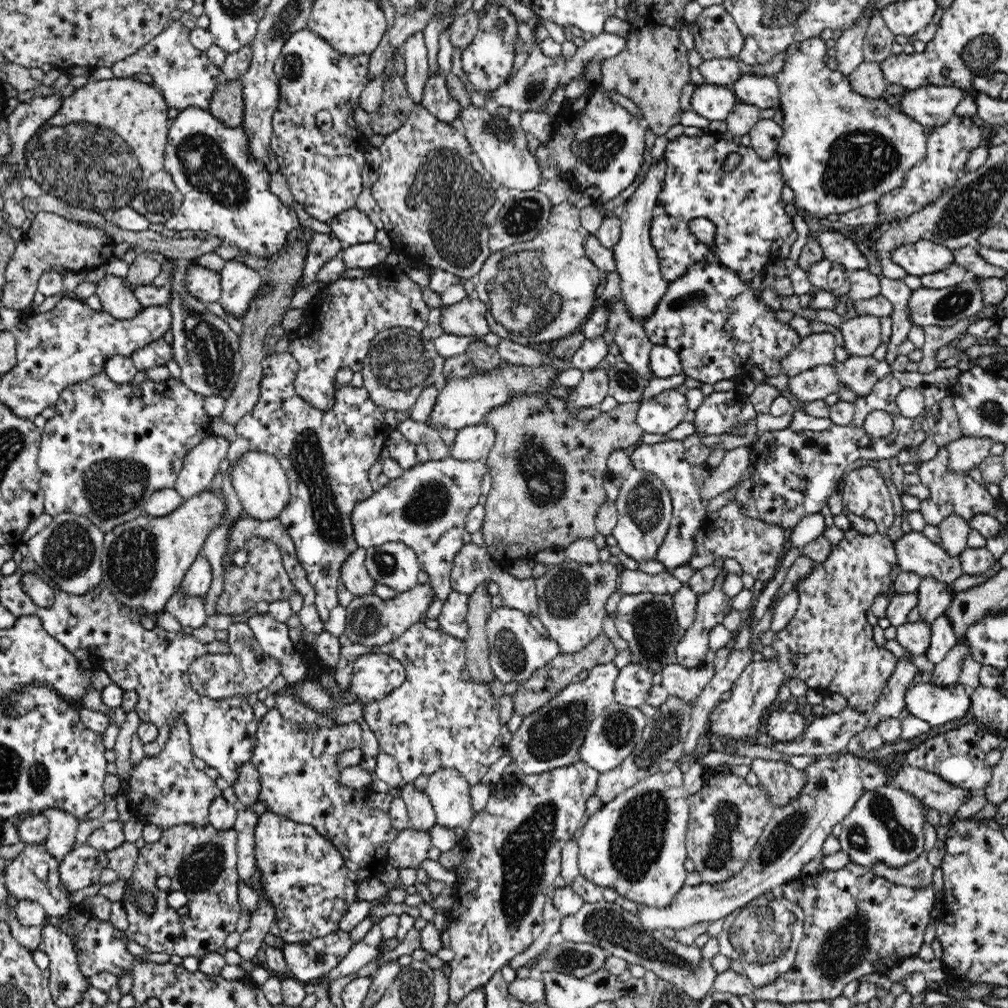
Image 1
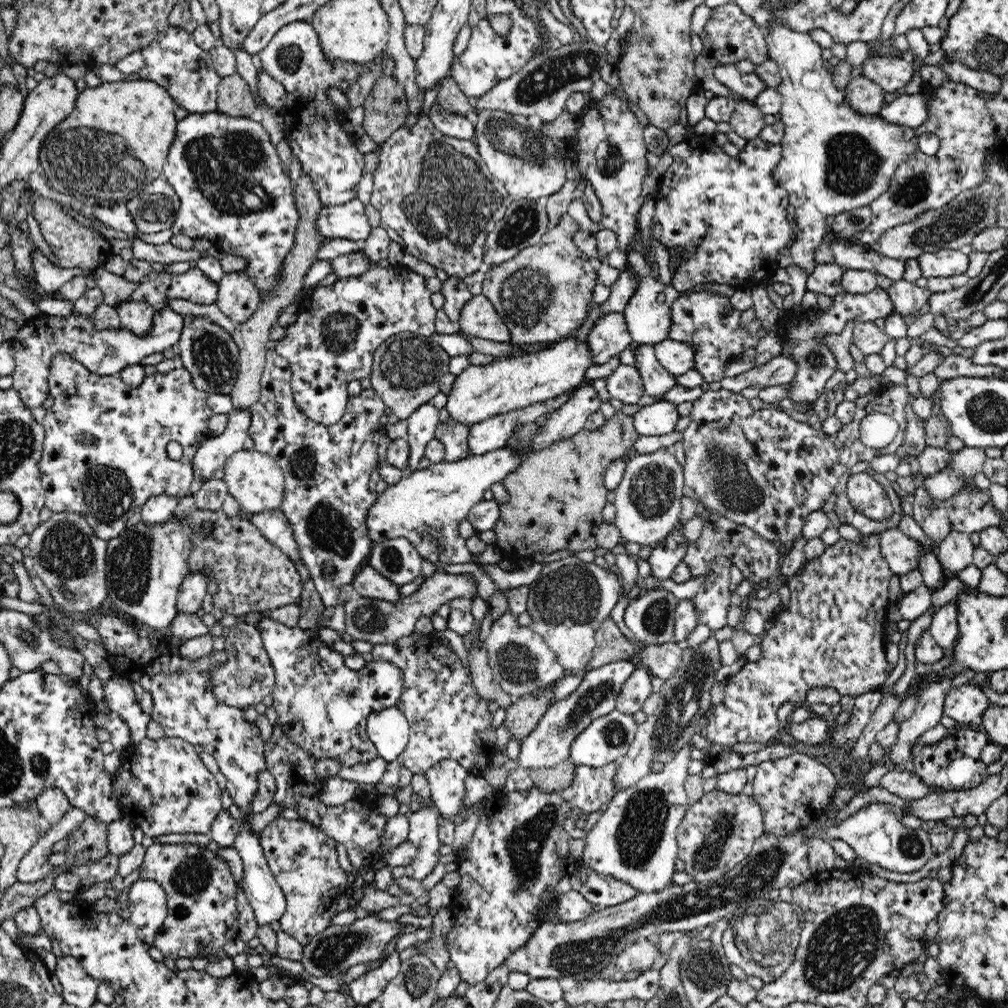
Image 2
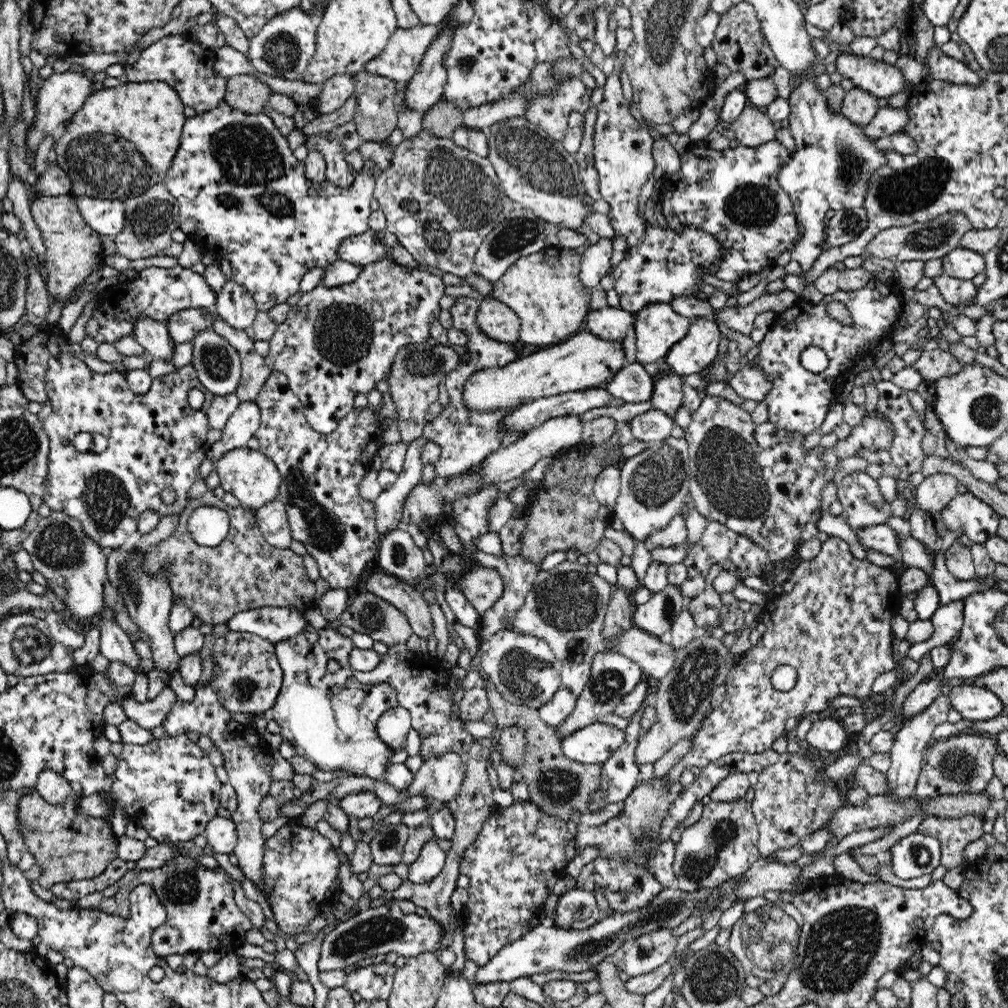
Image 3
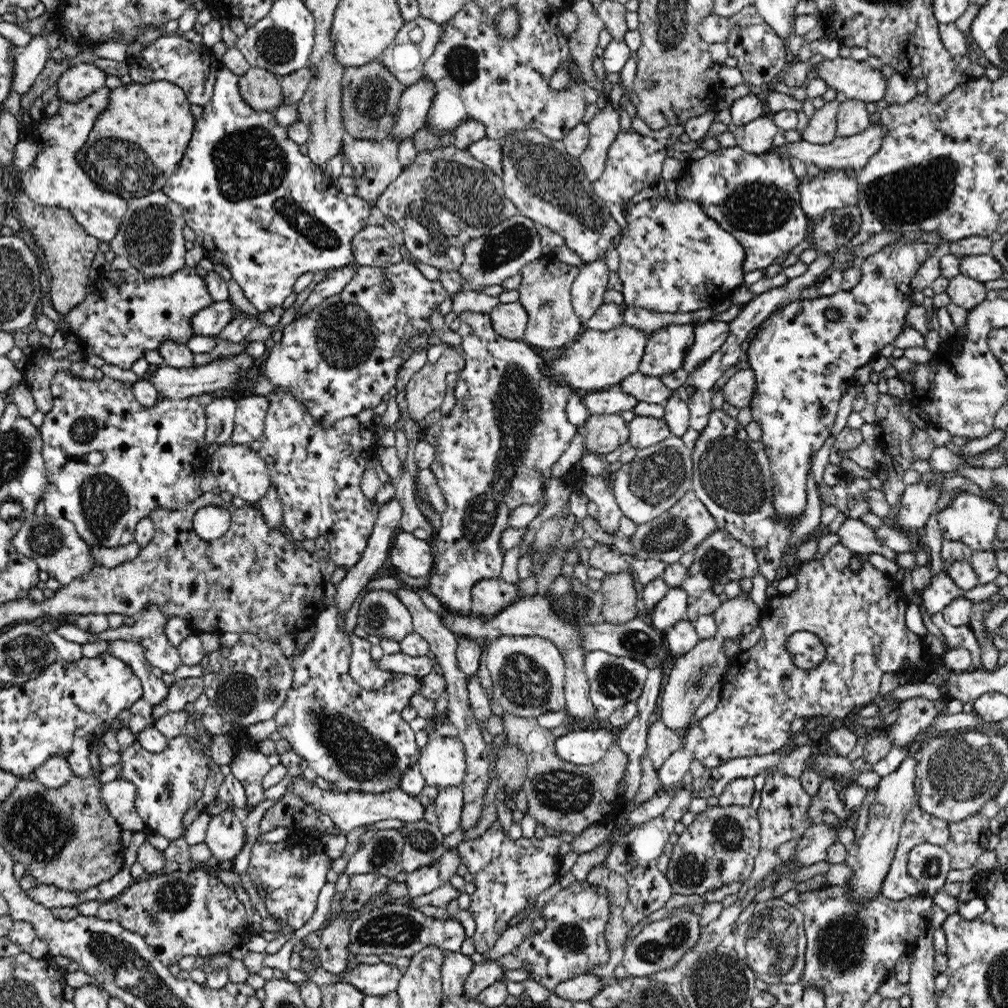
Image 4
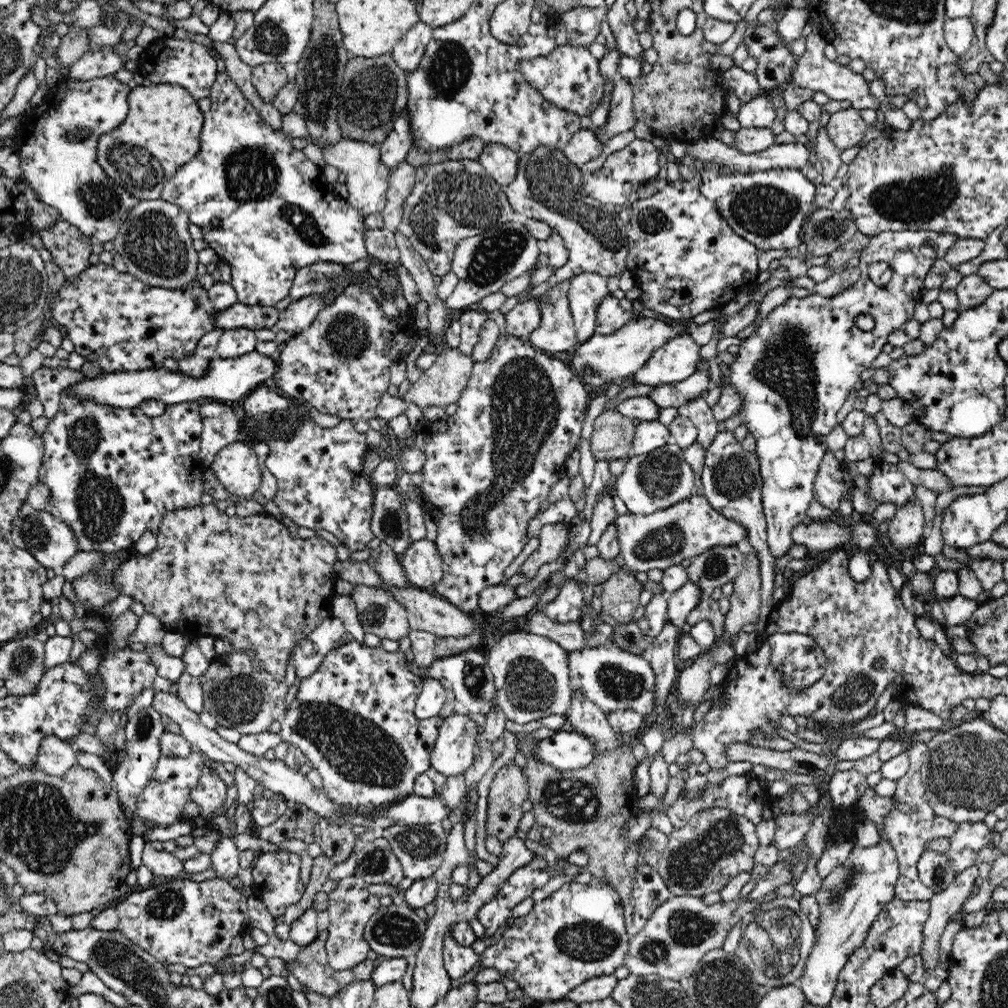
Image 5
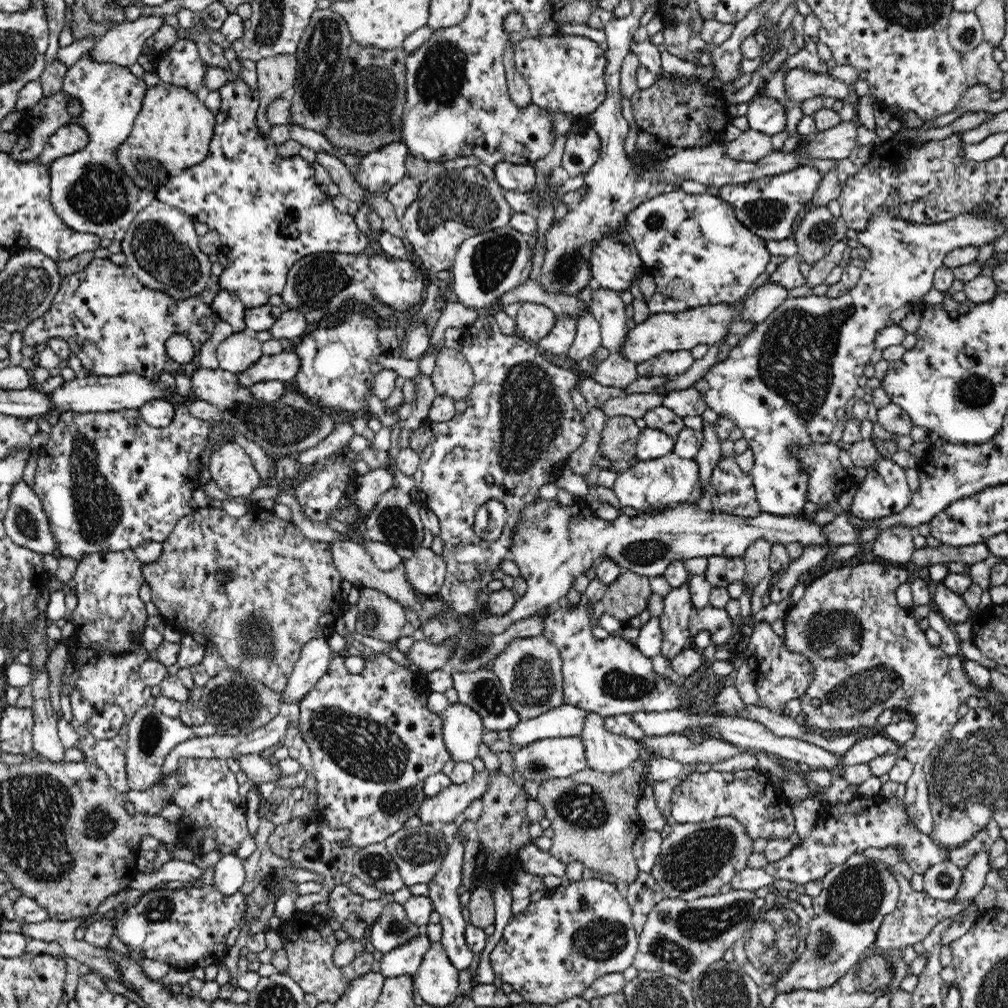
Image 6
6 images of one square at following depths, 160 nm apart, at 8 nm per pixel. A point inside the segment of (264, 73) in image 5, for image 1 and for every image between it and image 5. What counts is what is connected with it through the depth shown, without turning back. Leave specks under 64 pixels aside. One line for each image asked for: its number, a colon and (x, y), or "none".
1: (226, 105)
2: (234, 98)
3: (245, 93)
4: (259, 88)

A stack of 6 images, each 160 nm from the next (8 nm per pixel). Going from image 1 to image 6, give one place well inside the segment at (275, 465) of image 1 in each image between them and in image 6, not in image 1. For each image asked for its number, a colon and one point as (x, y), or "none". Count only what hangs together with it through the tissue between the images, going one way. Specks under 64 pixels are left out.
2: (255, 480)
3: (248, 474)
4: (240, 470)
5: (236, 466)
6: (231, 467)

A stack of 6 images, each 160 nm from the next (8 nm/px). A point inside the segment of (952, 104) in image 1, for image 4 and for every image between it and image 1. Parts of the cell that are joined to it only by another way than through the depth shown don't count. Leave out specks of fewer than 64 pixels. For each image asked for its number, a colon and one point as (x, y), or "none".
2: (912, 110)
3: (887, 120)
4: (845, 152)

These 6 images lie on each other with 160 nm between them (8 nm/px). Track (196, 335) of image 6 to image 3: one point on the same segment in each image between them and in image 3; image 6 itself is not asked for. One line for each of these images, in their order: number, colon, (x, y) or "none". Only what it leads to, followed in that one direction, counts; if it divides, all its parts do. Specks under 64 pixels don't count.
3: (159, 293)
4: (126, 313)
5: (117, 322)

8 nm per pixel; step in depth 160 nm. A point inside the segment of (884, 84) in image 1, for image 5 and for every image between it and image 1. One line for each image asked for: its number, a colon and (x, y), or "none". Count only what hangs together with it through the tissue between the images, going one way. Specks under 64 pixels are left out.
2: (865, 96)
3: (859, 106)
4: (853, 117)
5: (846, 128)

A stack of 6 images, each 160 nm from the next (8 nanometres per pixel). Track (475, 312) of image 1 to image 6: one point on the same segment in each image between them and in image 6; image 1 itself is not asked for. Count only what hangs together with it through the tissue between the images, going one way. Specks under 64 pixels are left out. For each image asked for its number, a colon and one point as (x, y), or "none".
2: (478, 319)
3: (499, 322)
4: (509, 320)
5: (525, 317)
6: (534, 321)

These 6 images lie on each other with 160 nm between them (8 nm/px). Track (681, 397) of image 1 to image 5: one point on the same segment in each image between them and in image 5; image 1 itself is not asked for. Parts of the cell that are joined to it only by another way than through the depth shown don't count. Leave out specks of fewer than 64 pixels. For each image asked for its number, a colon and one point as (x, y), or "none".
2: (659, 418)
3: (652, 425)
4: (644, 431)
5: (650, 435)

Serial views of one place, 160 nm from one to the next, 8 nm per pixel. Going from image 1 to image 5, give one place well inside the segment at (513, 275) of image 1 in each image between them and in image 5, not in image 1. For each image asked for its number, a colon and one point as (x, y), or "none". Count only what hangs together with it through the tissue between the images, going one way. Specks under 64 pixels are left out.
2: (543, 292)
3: (544, 289)
4: (544, 291)
5: (556, 334)

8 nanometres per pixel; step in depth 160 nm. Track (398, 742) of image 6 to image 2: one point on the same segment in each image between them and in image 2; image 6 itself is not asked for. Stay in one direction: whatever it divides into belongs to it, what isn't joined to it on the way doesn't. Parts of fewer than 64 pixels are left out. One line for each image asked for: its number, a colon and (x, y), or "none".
2: (322, 705)
3: (330, 718)
4: (354, 738)
5: (353, 719)

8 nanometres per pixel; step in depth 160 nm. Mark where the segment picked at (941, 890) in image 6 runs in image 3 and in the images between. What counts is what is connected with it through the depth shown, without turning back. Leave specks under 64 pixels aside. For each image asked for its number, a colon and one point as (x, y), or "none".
3: (915, 855)
4: (929, 864)
5: (934, 869)

